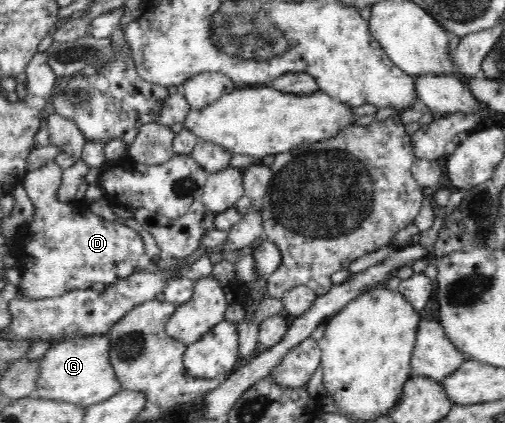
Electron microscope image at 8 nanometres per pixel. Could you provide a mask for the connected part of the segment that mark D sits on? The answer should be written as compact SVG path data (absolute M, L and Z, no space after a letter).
M54 160L44 161L35 170L26 173L22 184L28 192L34 204L34 217L30 223L24 224L17 236L23 242L22 278L18 286L19 294L24 294L30 300L45 300L45 298L59 298L71 290L91 290L94 282L102 282L106 286L115 284L118 280L127 278L138 268L139 259L145 252L143 238L133 228L109 221L97 216L90 211L89 206L85 210L73 212L65 218L57 220L57 192L59 190L63 169L55 164Z

